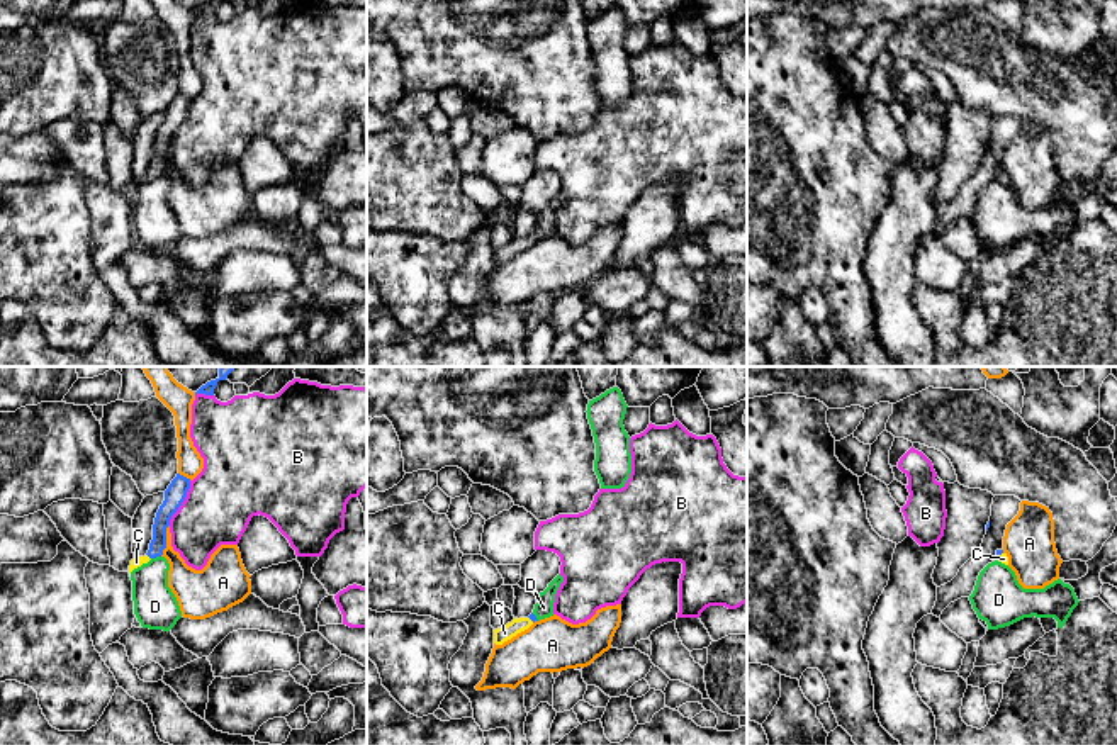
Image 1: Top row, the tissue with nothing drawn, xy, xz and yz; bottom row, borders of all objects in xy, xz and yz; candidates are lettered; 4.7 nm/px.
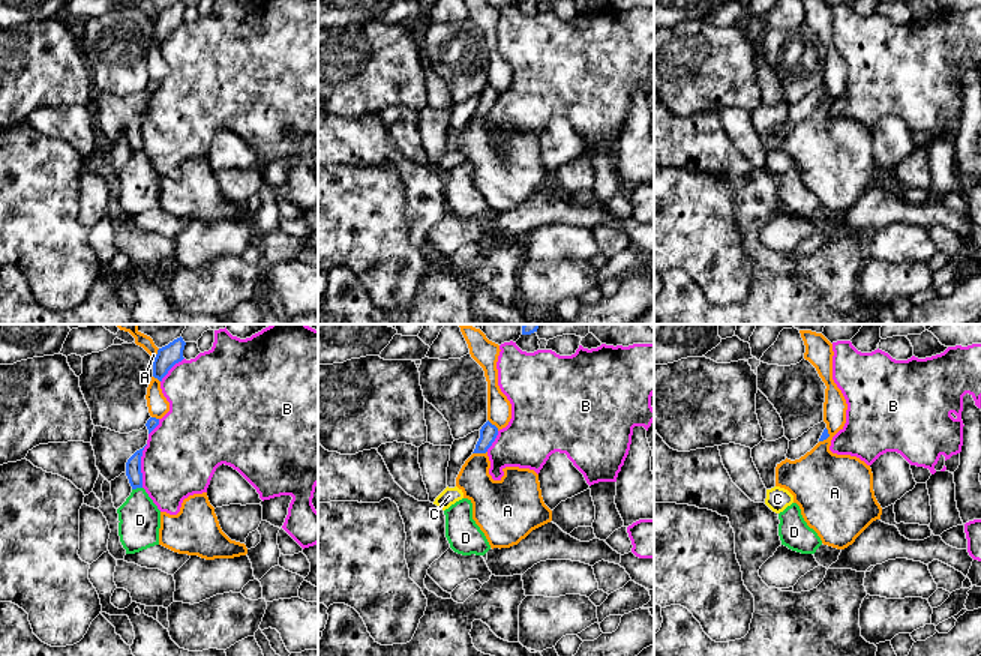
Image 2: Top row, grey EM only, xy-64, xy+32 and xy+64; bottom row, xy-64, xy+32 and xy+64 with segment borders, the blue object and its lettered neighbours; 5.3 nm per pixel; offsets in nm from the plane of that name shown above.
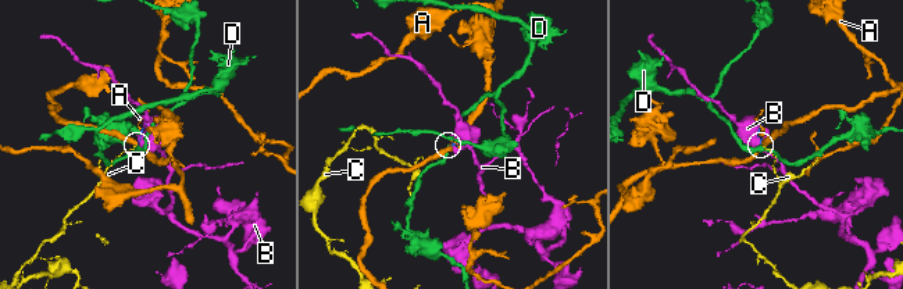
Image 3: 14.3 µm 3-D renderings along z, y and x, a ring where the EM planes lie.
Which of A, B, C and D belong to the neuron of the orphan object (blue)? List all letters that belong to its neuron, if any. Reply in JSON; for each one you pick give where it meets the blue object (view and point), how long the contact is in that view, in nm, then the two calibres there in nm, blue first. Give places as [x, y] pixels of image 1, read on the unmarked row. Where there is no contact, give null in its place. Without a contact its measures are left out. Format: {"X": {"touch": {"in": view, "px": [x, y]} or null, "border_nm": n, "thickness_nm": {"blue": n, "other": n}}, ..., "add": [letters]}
{"C": {"touch": {"in": "xy", "px": [148, 175]}, "border_nm": 40, "thickness_nm": {"blue": 80, "other": 50}}, "add": ["C"]}

